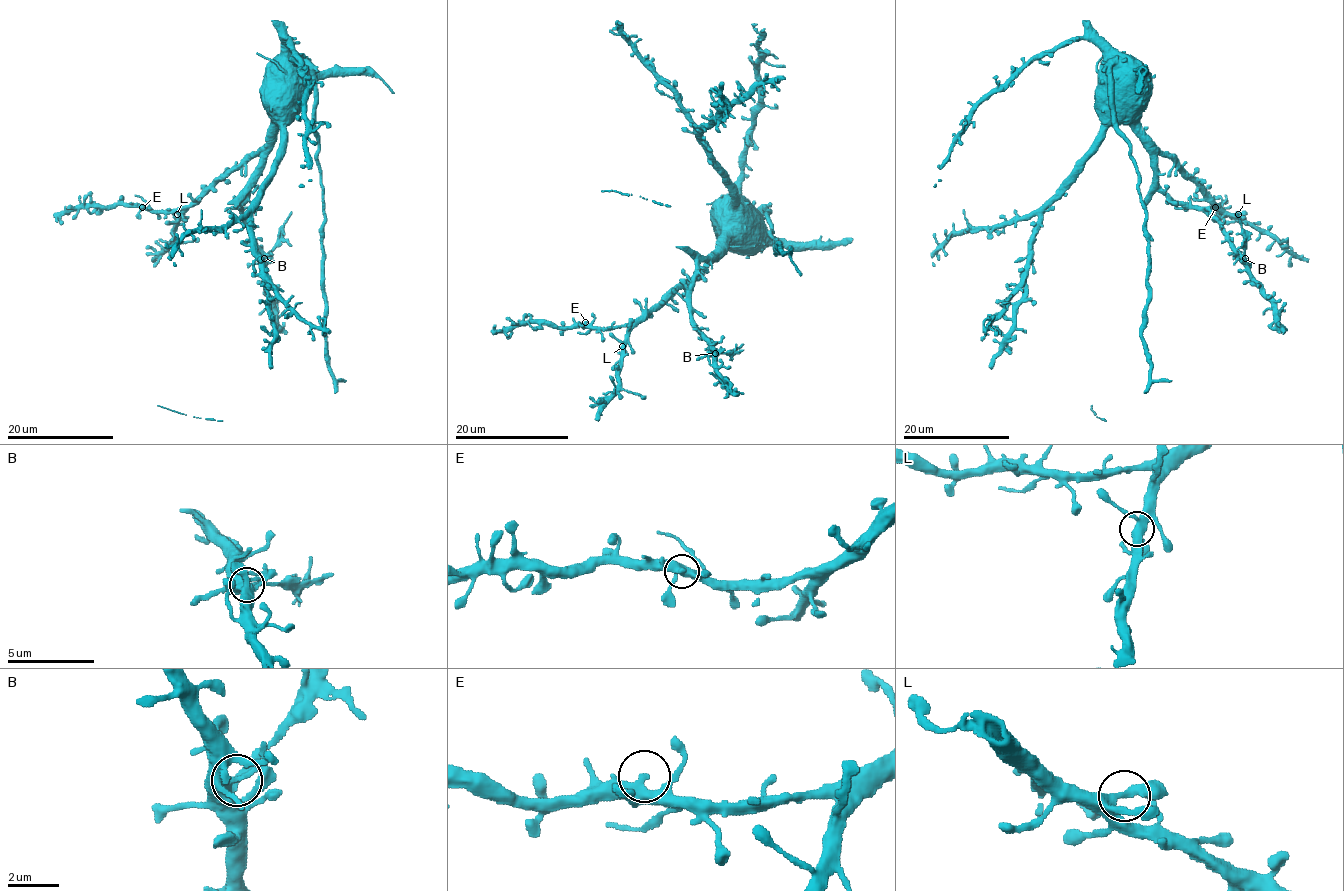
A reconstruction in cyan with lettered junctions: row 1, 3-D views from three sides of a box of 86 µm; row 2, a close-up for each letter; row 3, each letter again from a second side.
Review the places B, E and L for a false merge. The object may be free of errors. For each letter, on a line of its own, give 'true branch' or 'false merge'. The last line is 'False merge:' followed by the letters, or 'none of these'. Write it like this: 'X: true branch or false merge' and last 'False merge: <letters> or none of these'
B: false merge
E: true branch
L: true branch
False merge: B

